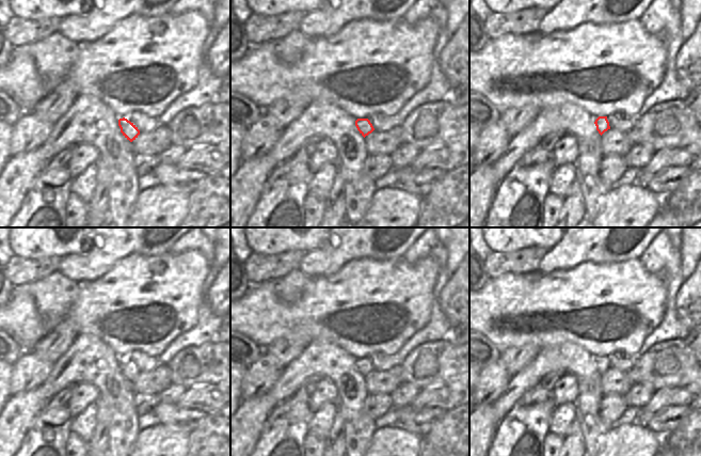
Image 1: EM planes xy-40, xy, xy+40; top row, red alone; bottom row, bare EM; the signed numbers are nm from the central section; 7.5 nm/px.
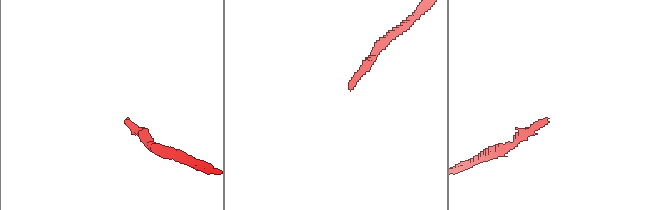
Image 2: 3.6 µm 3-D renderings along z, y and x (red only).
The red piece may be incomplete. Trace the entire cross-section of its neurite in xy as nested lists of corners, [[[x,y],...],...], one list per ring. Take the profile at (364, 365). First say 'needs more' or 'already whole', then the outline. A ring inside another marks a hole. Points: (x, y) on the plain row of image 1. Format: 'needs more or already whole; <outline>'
already whole; [[[357,358],[355,360],[355,365],[364,377],[375,369],[372,363],[368,358]]]

